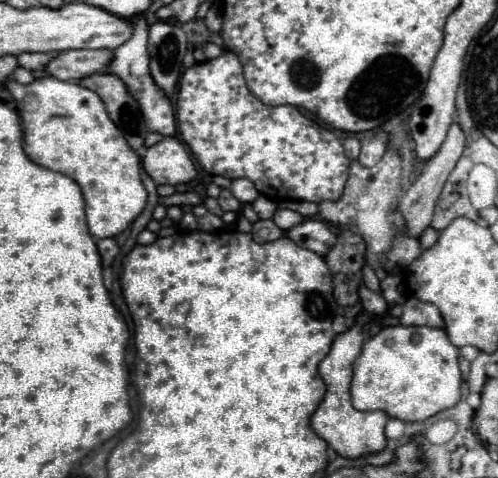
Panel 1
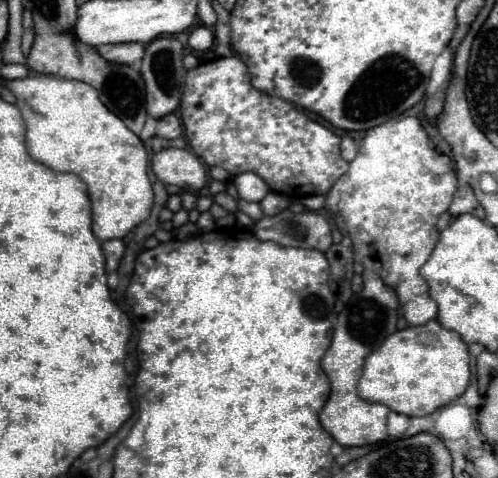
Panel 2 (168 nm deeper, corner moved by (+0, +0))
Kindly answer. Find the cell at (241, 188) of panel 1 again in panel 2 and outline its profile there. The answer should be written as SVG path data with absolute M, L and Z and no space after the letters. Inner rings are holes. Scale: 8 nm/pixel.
M242 173L242 175L236 175L234 177L234 185L238 189L238 195L240 199L244 201L254 201L258 203L260 199L264 199L264 195L270 191L268 185L256 177L254 173Z

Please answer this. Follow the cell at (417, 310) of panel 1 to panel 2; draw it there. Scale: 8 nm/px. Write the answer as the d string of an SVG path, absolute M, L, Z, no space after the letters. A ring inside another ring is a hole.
M398 116L395 118L392 118L384 123L384 125L378 125L378 127L373 127L372 129L368 129L368 131L347 131L347 132L366 132L366 133L344 133L342 137L346 137L346 135L352 137L356 144L358 145L358 153L357 156L353 161L348 161L349 163L349 169L348 172L345 173L332 187L332 189L328 192L330 195L332 195L332 191L336 191L336 189L340 189L342 191L342 199L340 199L340 213L332 213L333 215L338 214L338 222L336 224L337 228L340 230L343 236L348 236L352 240L353 244L353 251L354 251L354 259L356 262L359 262L363 265L363 262L374 262L373 271L379 275L379 277L382 277L382 281L384 283L388 283L388 285L392 285L394 289L396 289L396 295L398 295L398 299L400 299L400 305L402 305L402 311L404 311L404 319L408 321L408 325L424 325L424 323L428 323L428 321L434 321L436 319L436 315L438 315L438 305L428 297L428 285L426 285L426 281L420 277L420 273L418 273L418 269L428 261L428 257L430 257L430 253L432 253L432 249L436 247L436 243L438 243L438 231L436 231L436 227L434 227L434 223L436 223L436 219L448 209L448 205L450 205L450 201L452 201L452 195L454 195L454 191L456 191L456 175L452 173L452 161L450 161L450 157L446 157L446 155L442 155L442 153L438 153L434 147L430 147L430 139L428 139L428 135L426 135L426 131L424 131L424 127L422 127L422 123L416 119L416 117L413 116Z

